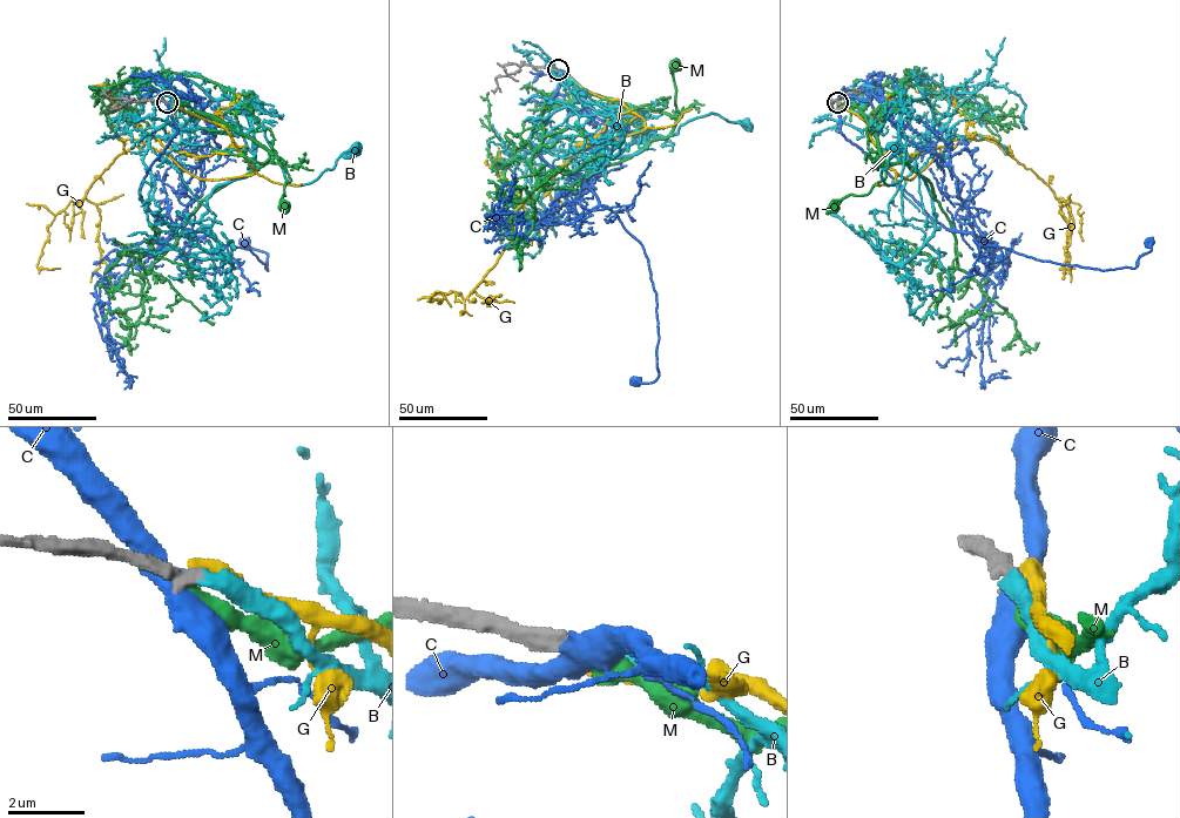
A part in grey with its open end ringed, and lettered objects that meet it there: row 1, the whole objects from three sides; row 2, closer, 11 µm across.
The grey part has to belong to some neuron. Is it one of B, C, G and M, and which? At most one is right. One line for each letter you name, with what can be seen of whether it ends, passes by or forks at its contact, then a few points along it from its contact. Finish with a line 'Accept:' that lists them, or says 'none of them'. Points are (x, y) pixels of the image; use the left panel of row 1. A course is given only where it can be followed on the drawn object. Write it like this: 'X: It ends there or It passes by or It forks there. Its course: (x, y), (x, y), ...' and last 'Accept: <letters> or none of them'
B: It ends there. Its course: (167, 102), (234, 134), (250, 121), (235, 109), (247, 110), (291, 184), (356, 149)
Accept: B

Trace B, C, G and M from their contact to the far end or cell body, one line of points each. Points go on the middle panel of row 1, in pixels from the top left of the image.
B: (558, 71), (587, 101), (639, 109), (641, 115), (626, 127), (631, 134), (672, 136), (710, 113), (747, 127)
C: (557, 71), (568, 73), (531, 142), (551, 167), (580, 180), (645, 250), (656, 295), (659, 373), (635, 382)
G: (557, 71), (645, 128), (558, 167), (465, 298), (427, 302), (440, 291), (451, 306)
M: (557, 71), (567, 74), (585, 92), (667, 112), (672, 117), (681, 115), (675, 105), (672, 66), (675, 66)

